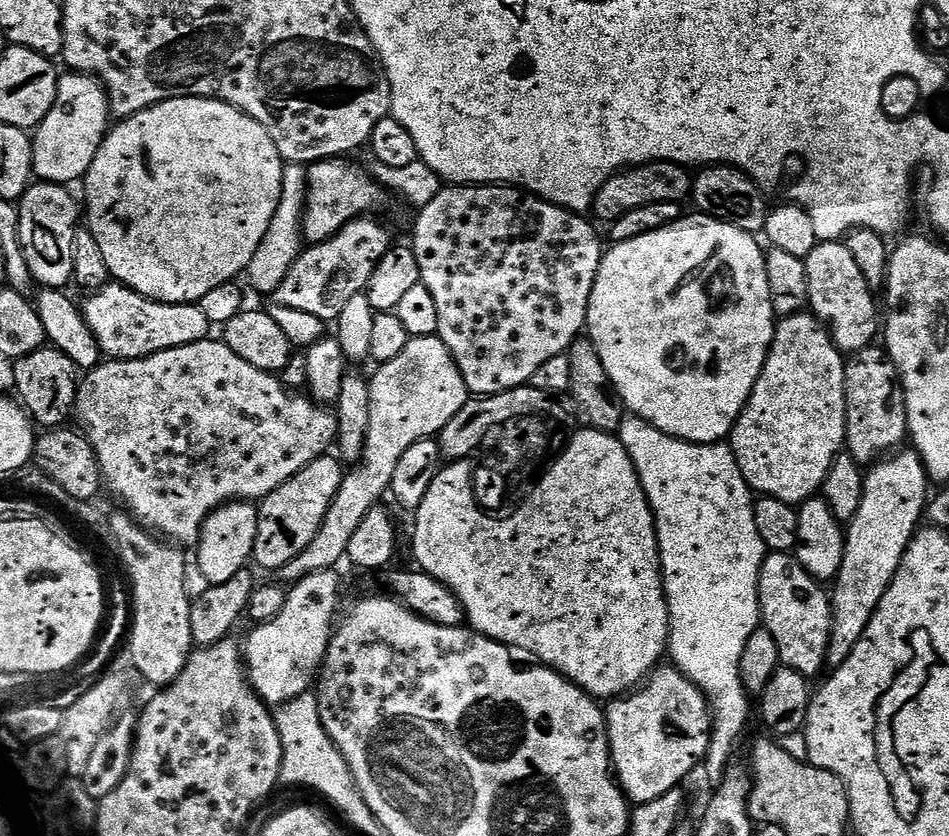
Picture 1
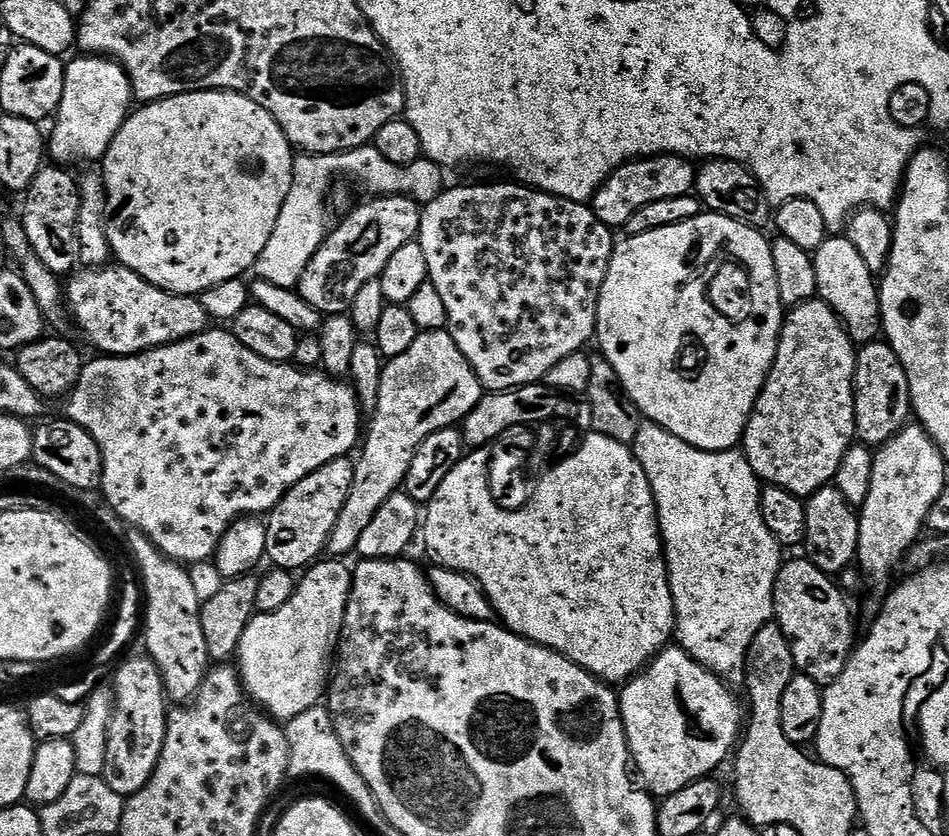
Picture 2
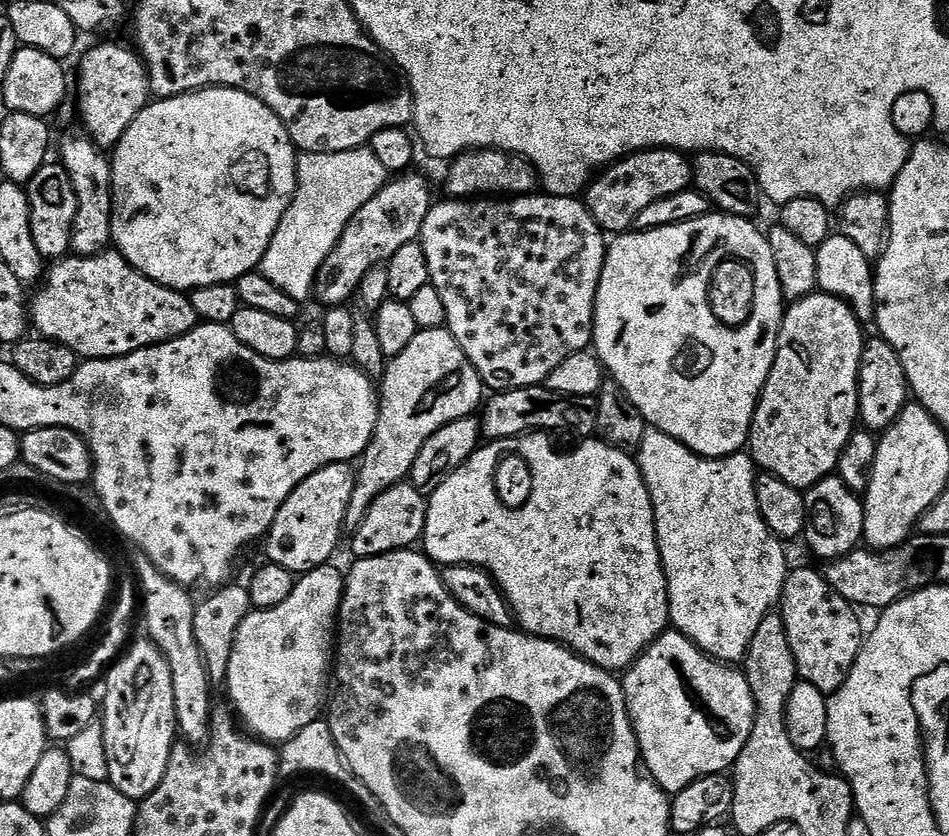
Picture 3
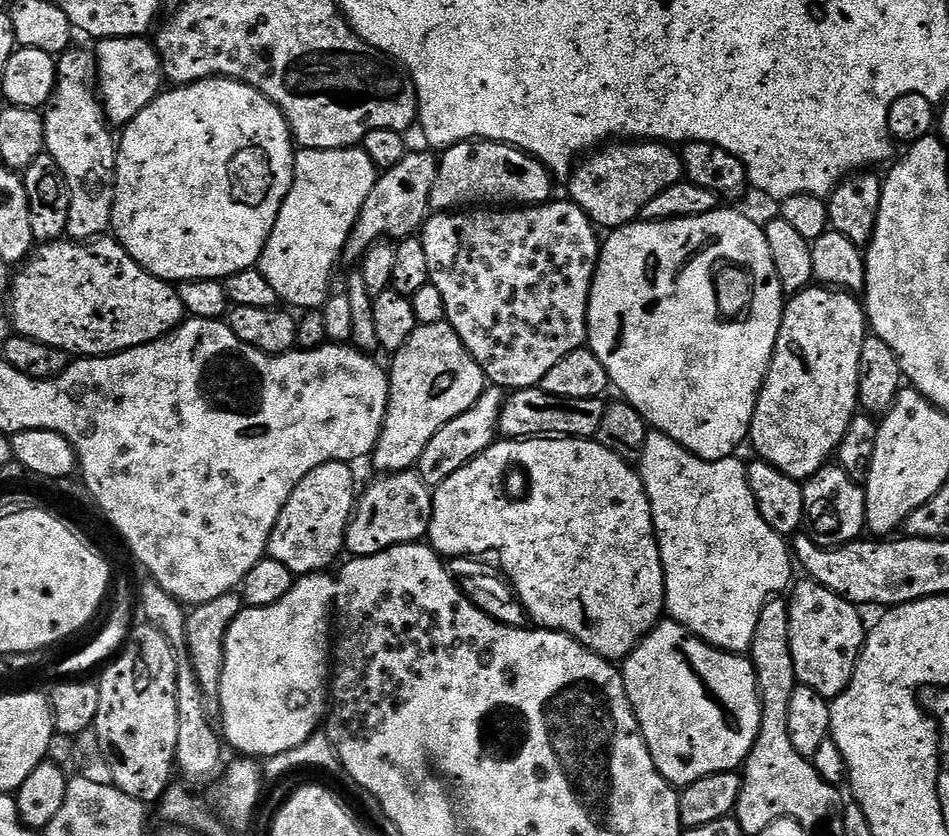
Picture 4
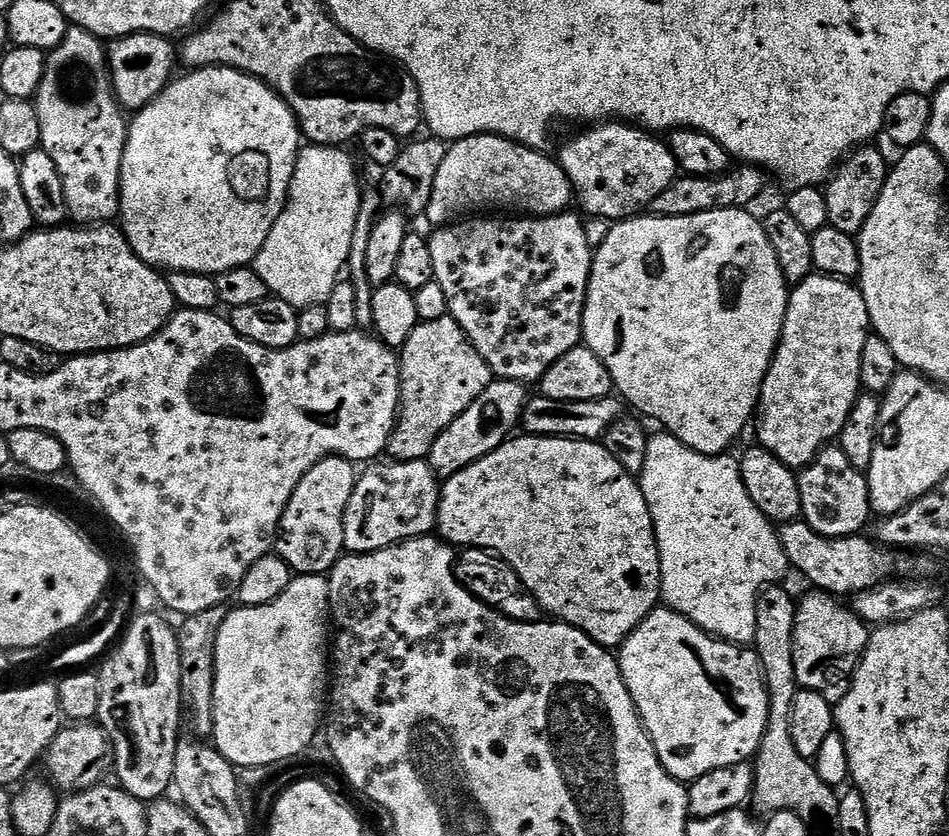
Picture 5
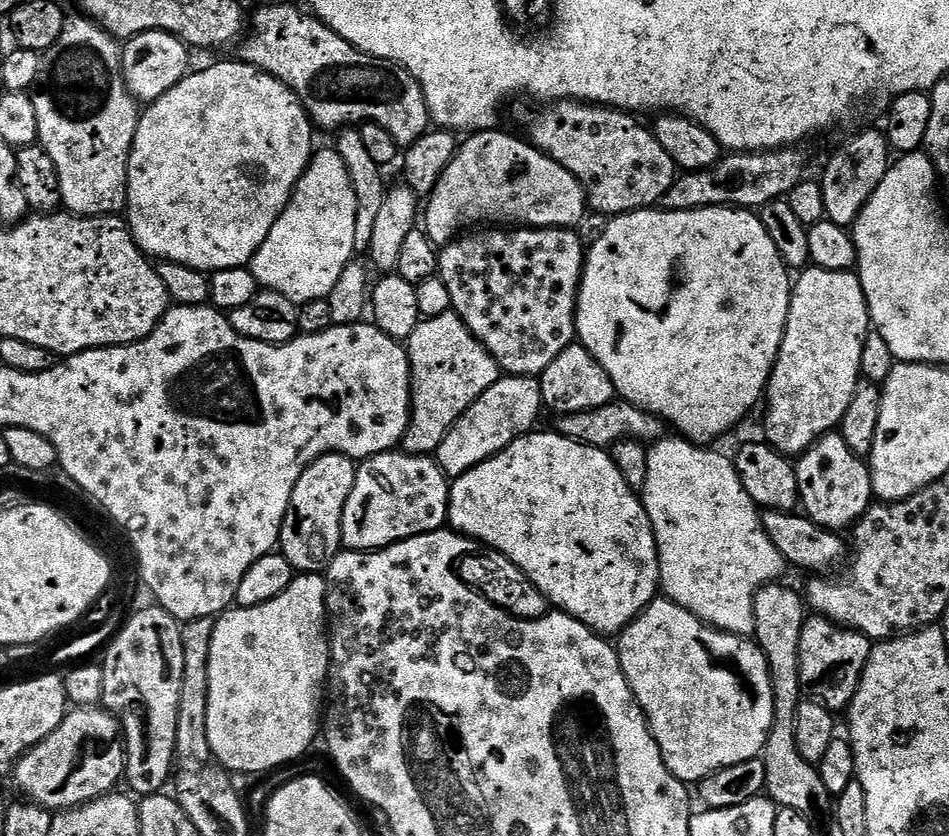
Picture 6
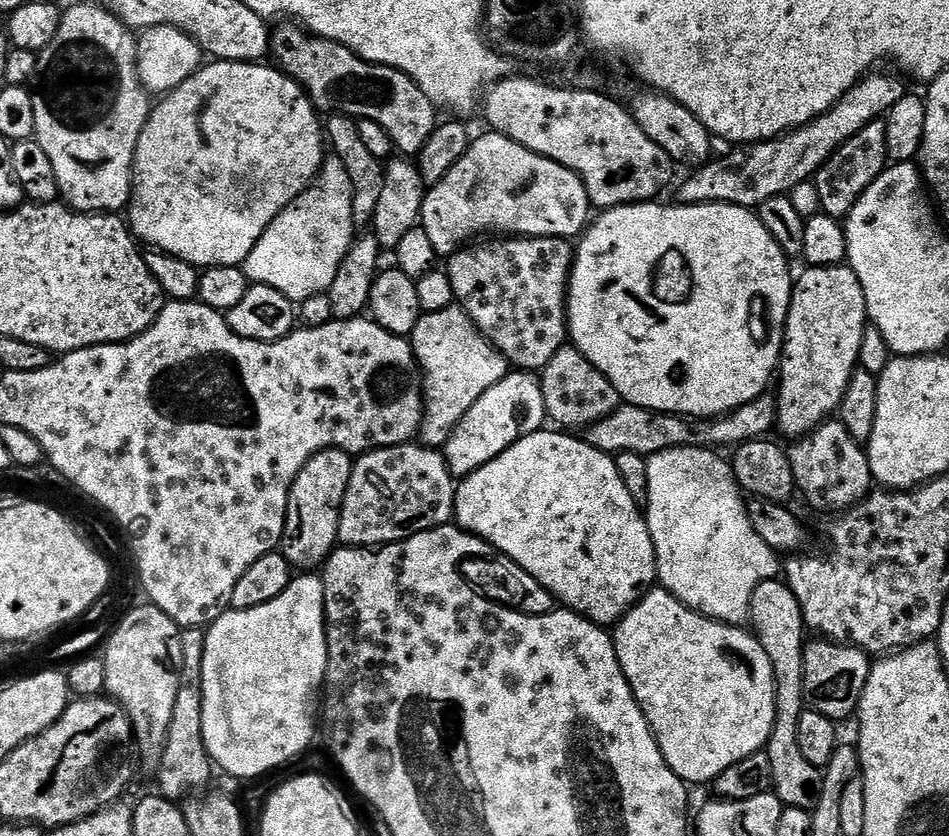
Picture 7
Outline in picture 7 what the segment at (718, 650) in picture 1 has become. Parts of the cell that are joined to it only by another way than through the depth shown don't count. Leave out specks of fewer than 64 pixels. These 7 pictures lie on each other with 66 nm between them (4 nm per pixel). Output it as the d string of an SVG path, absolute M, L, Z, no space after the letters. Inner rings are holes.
M687 447L662 450L647 457L646 519L654 550L662 557L656 562L659 587L706 618L744 626L752 614L750 602L754 590L762 582L781 575L782 560L773 548L758 538L754 526L746 523L742 507L745 493L736 490L732 496L732 466L720 456L723 455L711 448ZM743 552L744 576L683 576L684 556L740 556Z

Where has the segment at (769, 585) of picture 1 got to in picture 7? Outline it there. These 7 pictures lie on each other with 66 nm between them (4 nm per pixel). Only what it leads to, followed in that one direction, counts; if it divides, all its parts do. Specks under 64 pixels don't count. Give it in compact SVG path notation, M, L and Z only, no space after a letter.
M812 638L804 645L804 695L811 711L826 714L834 722L857 715L862 690L870 671L869 653L851 644L837 644L827 638Z

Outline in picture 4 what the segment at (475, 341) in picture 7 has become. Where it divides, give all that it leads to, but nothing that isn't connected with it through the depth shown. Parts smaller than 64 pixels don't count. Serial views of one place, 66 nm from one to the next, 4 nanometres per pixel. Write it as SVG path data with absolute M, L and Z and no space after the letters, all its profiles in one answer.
M446 322L417 326L406 346L398 349L391 360L386 418L376 447L370 453L370 461L380 474L415 469L422 450L426 450L426 442L430 442L446 422L454 422L458 414L466 414L486 387L484 371L474 362L462 338L458 338Z

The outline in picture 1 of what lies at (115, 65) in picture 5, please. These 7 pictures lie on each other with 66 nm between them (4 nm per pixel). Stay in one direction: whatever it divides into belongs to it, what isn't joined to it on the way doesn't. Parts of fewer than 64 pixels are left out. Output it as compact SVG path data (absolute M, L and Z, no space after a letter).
M69 71L61 75L56 105L32 136L32 171L37 181L62 184L83 181L105 136L110 131L108 89L91 74Z

